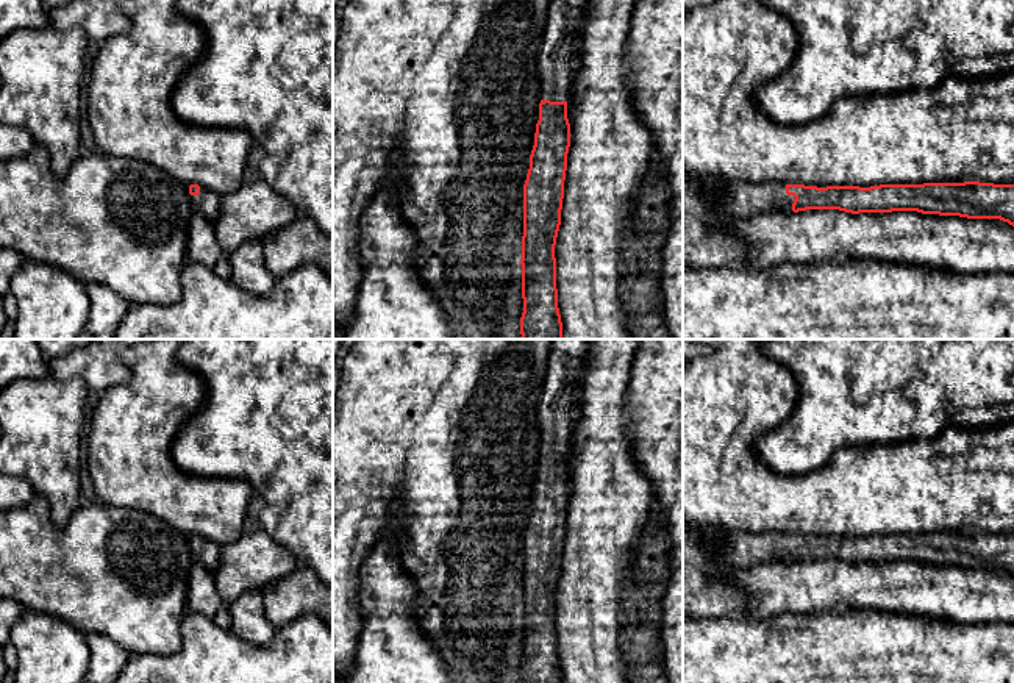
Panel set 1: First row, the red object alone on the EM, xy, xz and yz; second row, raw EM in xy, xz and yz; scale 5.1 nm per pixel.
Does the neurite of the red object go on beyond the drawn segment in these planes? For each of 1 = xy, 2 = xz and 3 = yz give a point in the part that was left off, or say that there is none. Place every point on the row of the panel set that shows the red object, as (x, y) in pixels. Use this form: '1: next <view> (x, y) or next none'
1: next xy (207, 202)
2: next xz (555, 69)
3: next yz (738, 200)

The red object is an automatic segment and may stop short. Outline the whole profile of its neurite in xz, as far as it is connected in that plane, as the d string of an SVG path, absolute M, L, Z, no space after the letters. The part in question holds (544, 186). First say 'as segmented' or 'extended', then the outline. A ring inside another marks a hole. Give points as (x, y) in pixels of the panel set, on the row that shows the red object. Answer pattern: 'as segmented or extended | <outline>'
extended | M550 0L537 53L539 120L523 184L522 339L562 339L555 245L570 147L567 102L573 84L573 38L586 3L587 0Z

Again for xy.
extended | M191 184L189 194L195 211L214 223L220 208L220 195L198 184Z

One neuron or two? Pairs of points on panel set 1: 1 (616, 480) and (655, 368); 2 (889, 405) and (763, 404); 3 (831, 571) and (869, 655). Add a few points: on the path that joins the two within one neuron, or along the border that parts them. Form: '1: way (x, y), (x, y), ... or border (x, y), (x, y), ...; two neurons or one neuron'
1: border (624, 402), (625, 430), (635, 463), (642, 472); two neurons
2: border (788, 368), (797, 386), (797, 404), (772, 430); two neurons
3: border (855, 608), (891, 613); two neurons

